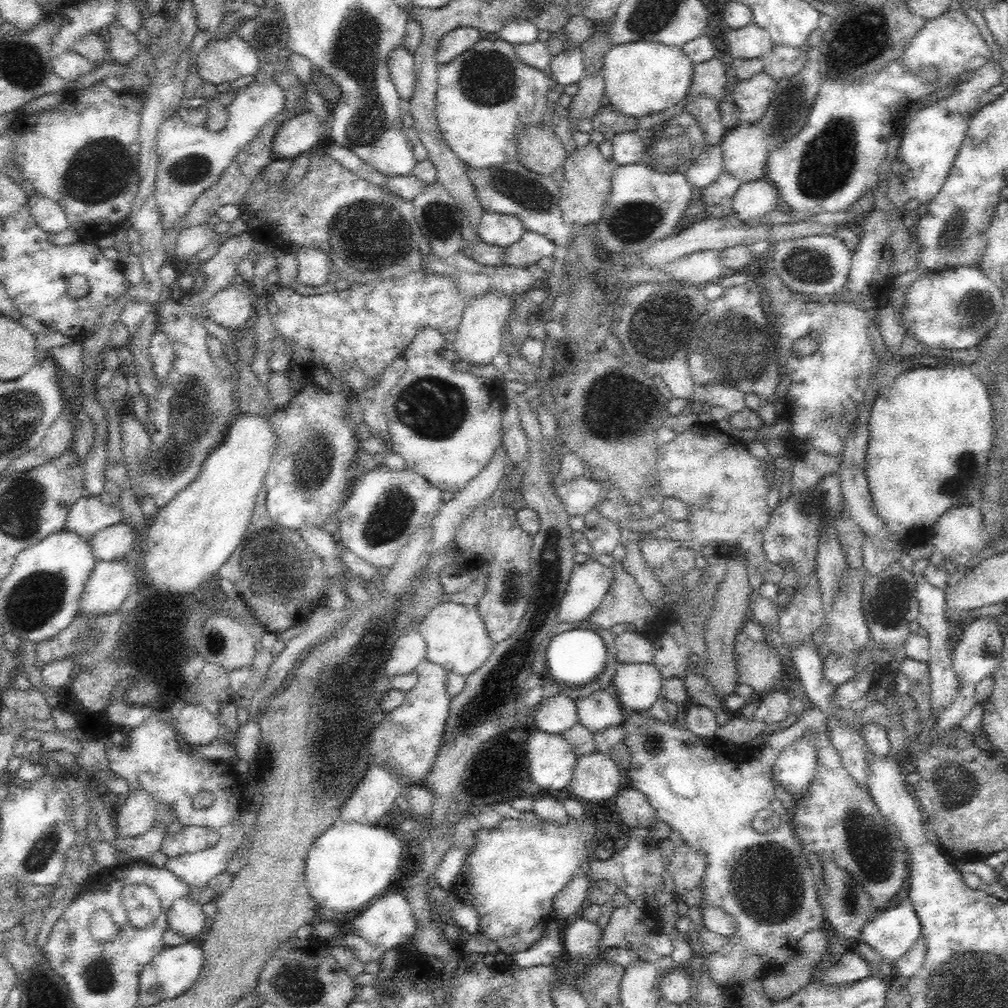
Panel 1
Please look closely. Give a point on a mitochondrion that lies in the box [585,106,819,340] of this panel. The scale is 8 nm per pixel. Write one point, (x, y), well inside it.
(633, 222)

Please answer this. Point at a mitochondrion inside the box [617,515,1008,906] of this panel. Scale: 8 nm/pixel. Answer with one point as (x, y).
(956, 784)

